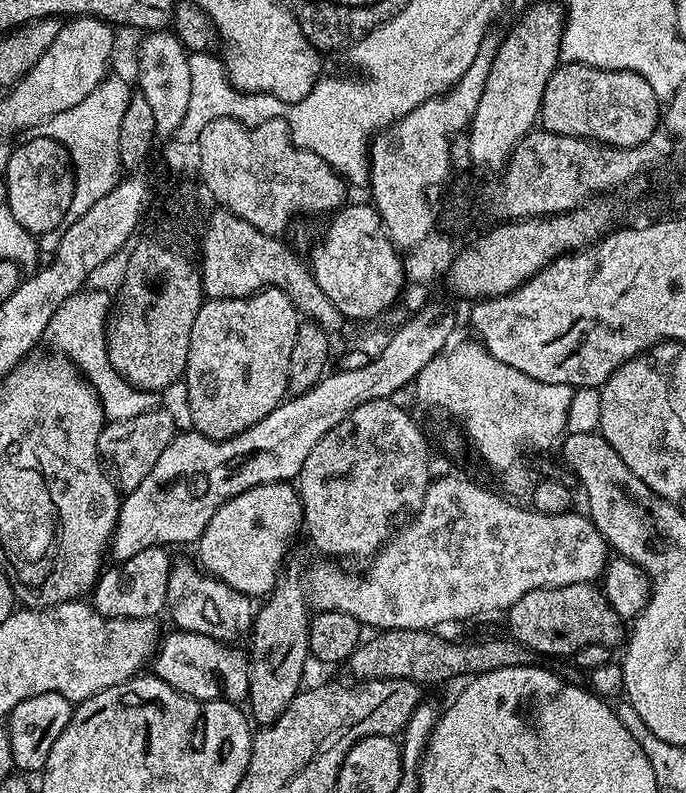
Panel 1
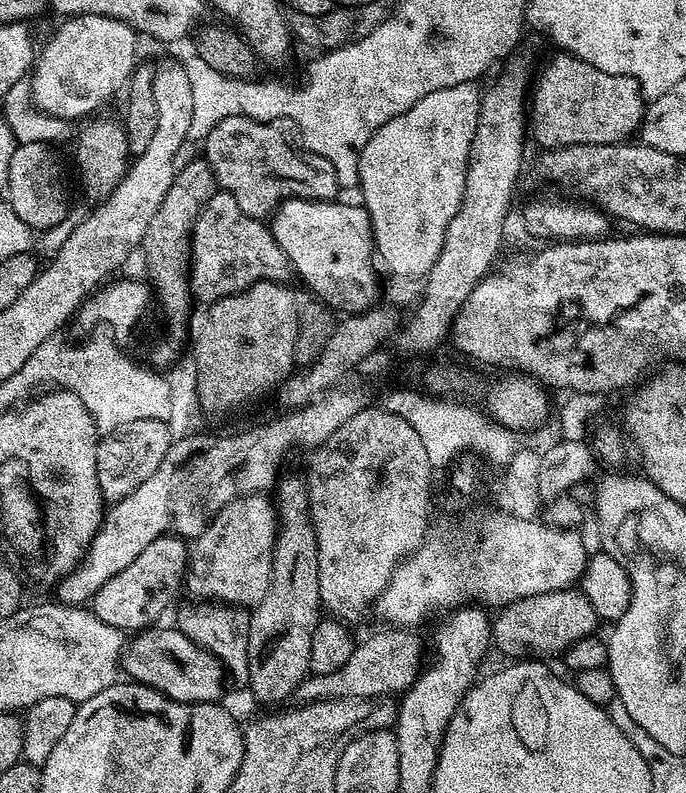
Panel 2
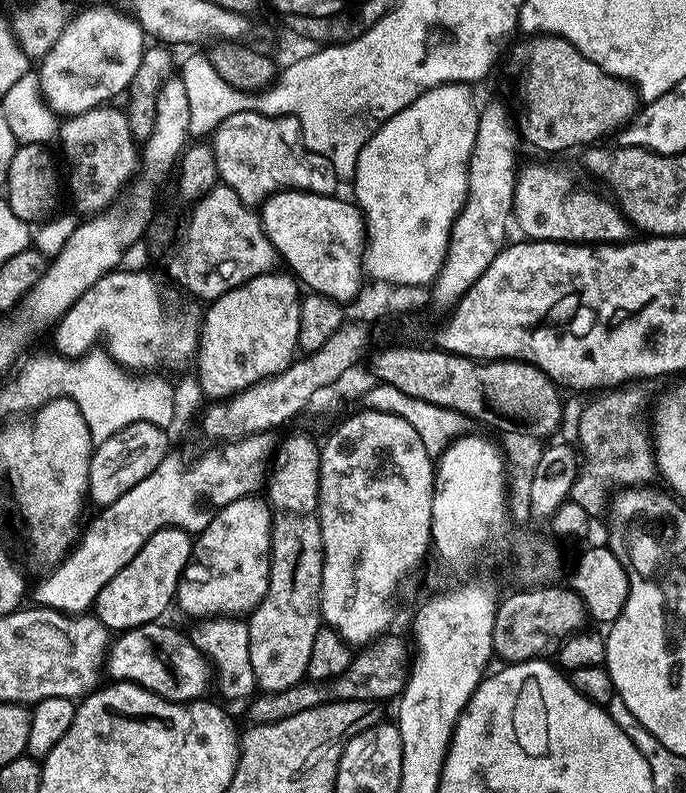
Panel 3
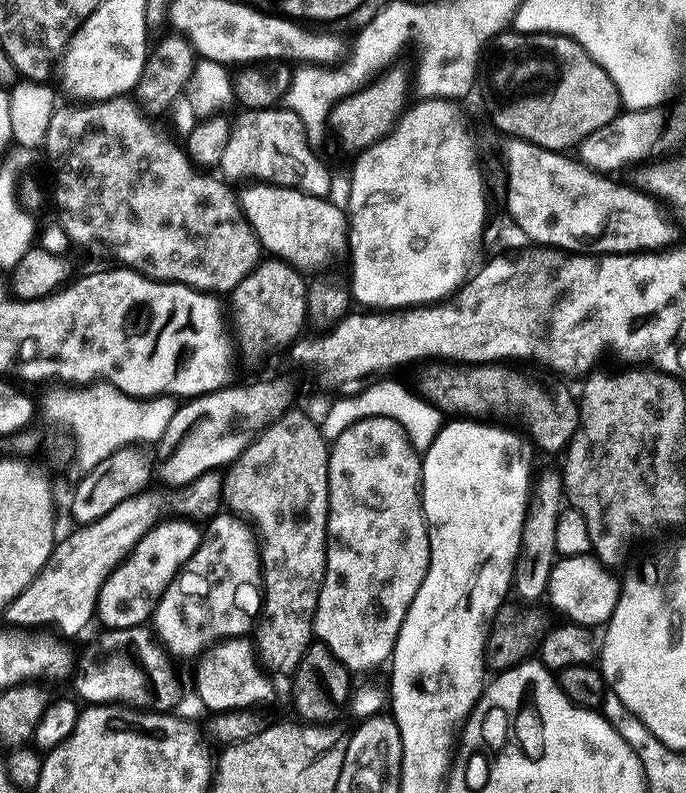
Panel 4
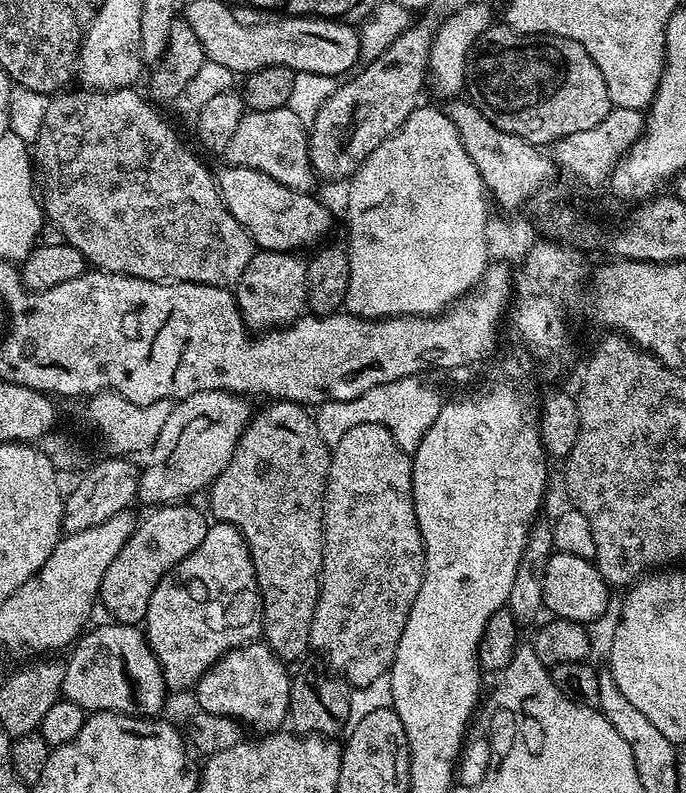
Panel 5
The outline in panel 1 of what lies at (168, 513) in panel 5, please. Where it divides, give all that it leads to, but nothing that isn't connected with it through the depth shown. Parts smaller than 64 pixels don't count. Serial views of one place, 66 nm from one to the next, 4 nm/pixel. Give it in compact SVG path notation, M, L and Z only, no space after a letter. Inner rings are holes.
M161 546L159 548L147 548L138 550L134 558L113 563L105 567L100 573L99 580L96 581L96 587L90 593L90 603L98 614L106 618L126 618L127 620L151 620L159 617L159 612L165 611L168 603L168 583L170 582L170 570L172 569L173 557L168 556L169 549Z

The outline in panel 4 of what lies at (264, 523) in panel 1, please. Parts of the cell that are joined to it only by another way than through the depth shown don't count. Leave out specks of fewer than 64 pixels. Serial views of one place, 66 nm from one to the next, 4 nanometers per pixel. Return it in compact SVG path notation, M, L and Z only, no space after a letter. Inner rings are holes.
M217 514L207 521L208 529L203 529L198 550L194 550L192 557L181 568L180 575L170 582L152 614L155 635L180 656L196 658L217 640L247 637L260 615L262 573L257 533L247 519L236 514L224 515Z

